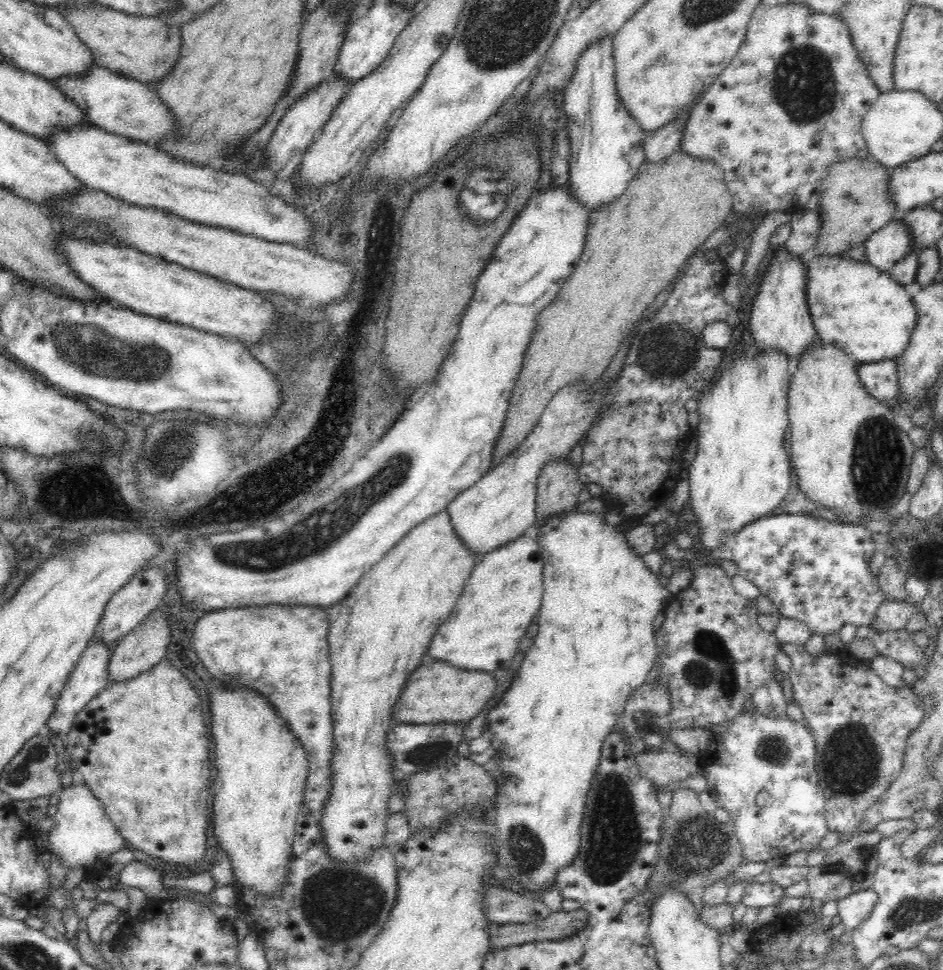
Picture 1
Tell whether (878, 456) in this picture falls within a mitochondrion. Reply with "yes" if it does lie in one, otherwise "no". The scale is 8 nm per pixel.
yes

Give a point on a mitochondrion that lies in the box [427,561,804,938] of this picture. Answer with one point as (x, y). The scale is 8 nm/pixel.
(616, 837)

